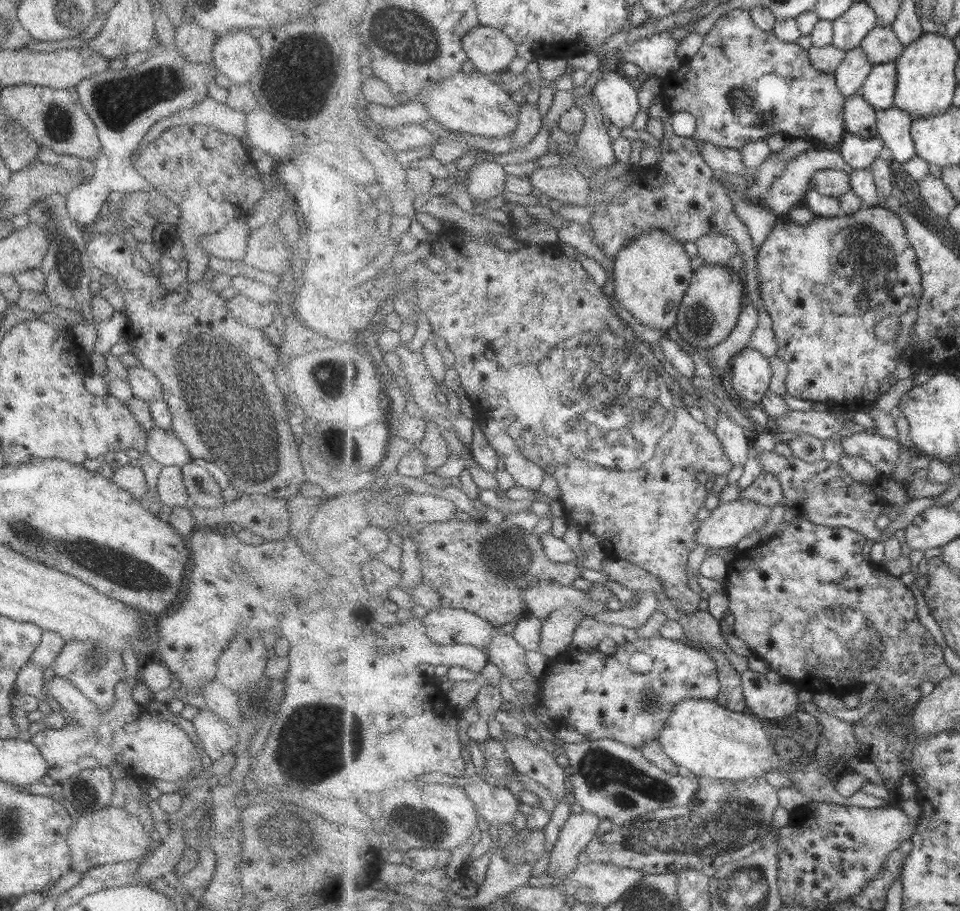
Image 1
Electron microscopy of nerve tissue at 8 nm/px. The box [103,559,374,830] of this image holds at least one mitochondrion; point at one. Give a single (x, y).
(333, 717)

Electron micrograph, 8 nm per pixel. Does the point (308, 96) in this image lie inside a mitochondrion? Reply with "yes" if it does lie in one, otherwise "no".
yes

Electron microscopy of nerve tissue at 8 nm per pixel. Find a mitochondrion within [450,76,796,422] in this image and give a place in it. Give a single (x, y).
(741, 100)

